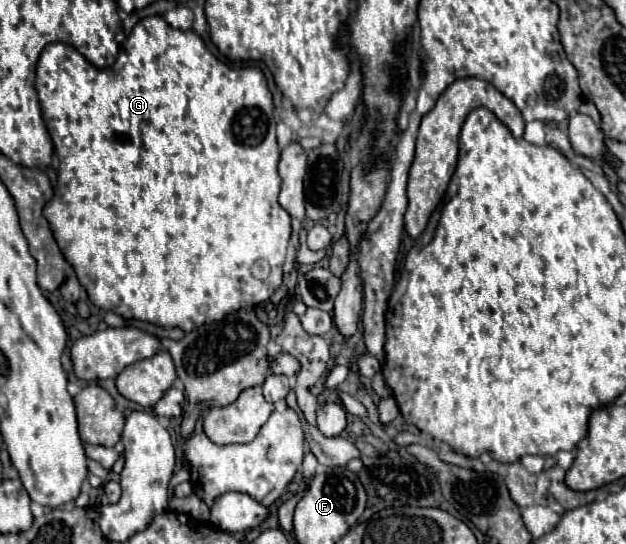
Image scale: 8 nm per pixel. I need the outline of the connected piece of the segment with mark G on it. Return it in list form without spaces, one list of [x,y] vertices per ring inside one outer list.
[[[145,17],[133,27],[129,39],[123,45],[121,63],[123,65],[115,61],[113,67],[105,69],[93,67],[81,53],[77,53],[75,47],[65,43],[49,43],[37,61],[35,89],[39,93],[43,121],[49,129],[55,145],[55,155],[59,159],[57,189],[53,199],[45,205],[43,215],[49,221],[49,227],[65,261],[75,269],[79,283],[87,289],[89,301],[95,303],[99,309],[113,311],[125,319],[147,321],[157,327],[181,327],[183,331],[191,331],[203,323],[219,321],[233,311],[251,309],[255,305],[267,303],[265,299],[269,299],[281,285],[281,267],[291,237],[291,217],[277,203],[277,195],[281,189],[281,177],[277,173],[279,149],[275,139],[273,101],[271,93],[267,91],[263,71],[257,67],[227,67],[205,47],[203,39],[197,33],[193,33],[191,29],[173,29],[163,17]]]

